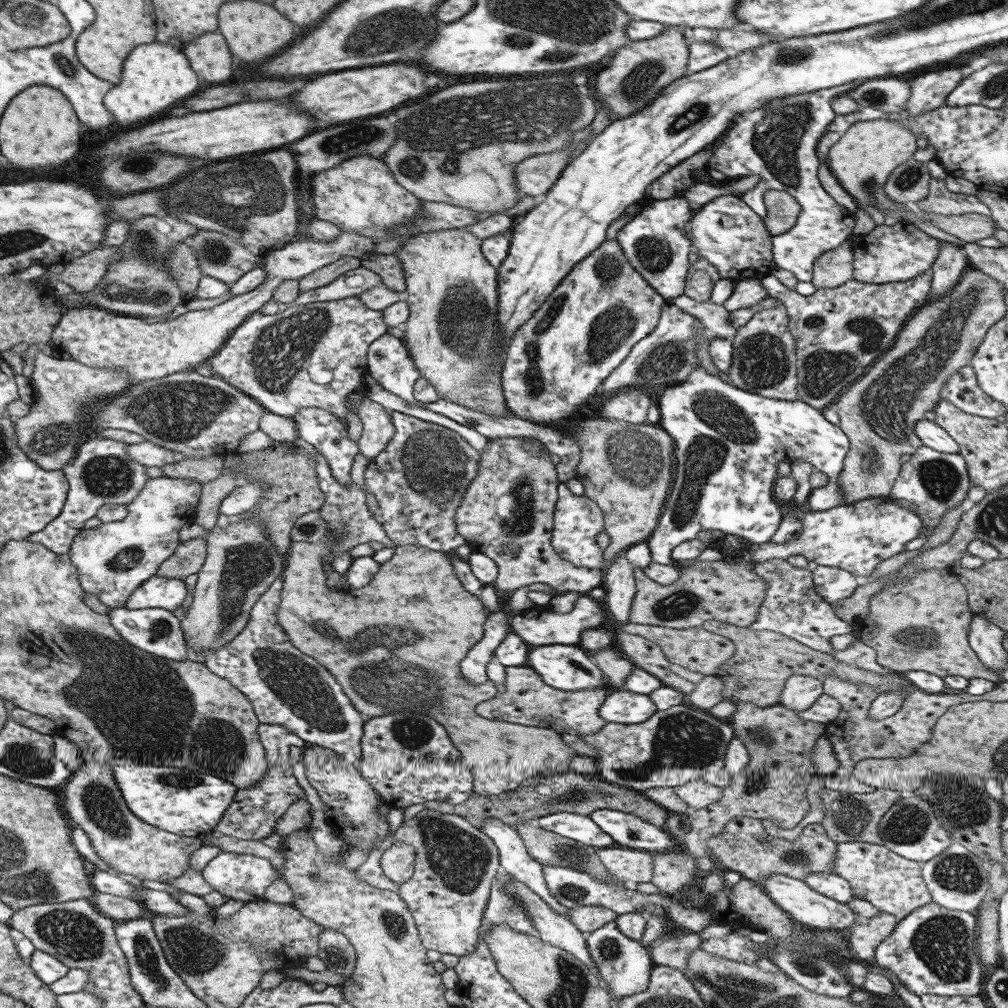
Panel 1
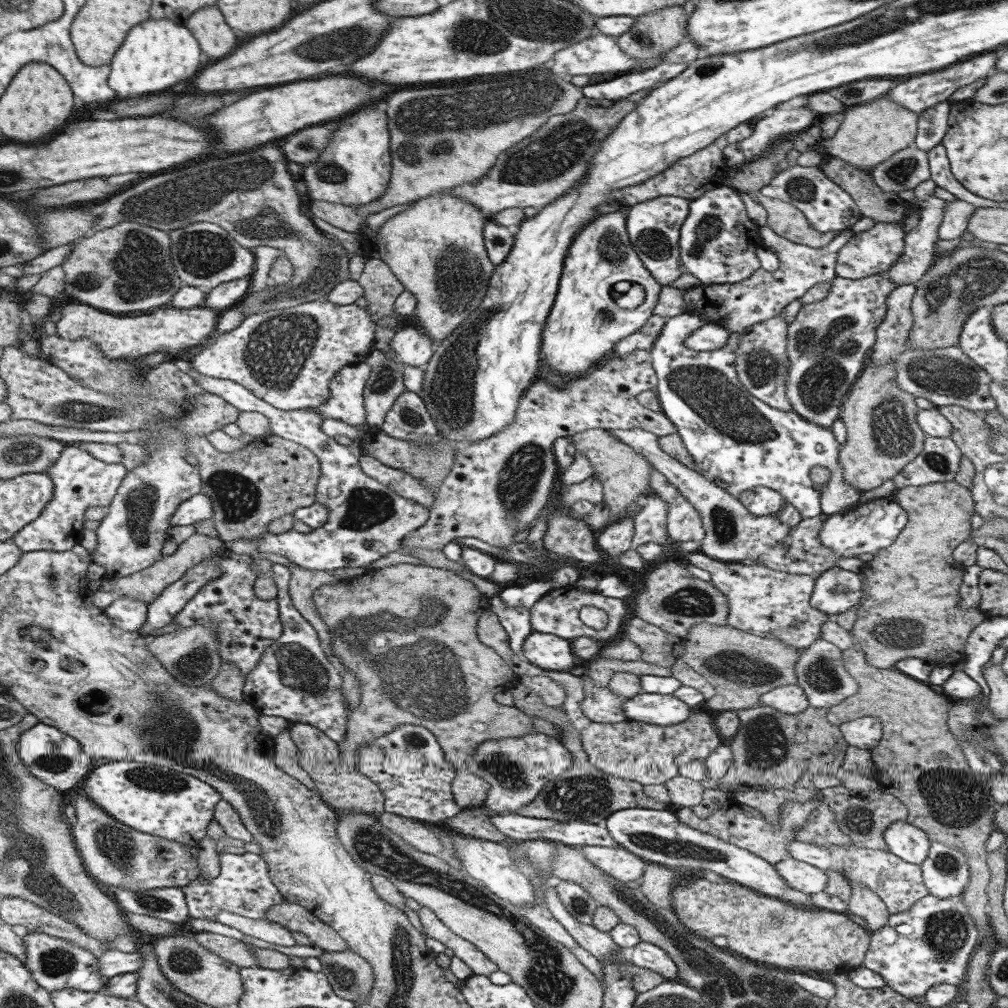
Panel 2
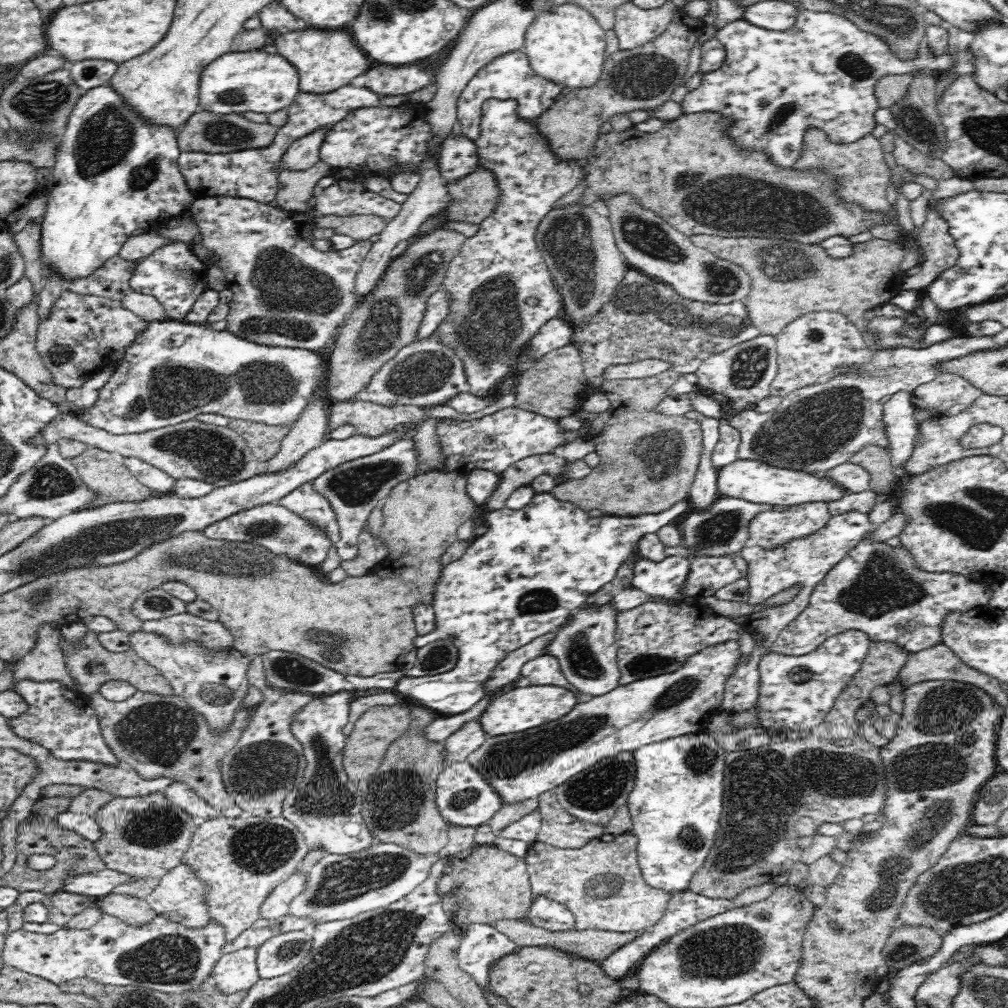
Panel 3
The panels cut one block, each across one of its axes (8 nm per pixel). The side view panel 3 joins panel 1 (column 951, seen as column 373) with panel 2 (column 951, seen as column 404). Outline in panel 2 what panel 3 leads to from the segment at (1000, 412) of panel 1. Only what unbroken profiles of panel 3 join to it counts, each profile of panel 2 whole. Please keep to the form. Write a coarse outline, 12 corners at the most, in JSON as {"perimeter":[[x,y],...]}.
{"perimeter":[[915,285],[887,296],[869,362],[937,408],[997,409],[961,348],[913,349]]}

